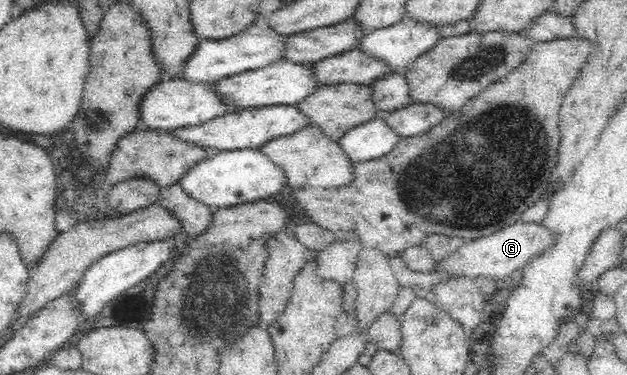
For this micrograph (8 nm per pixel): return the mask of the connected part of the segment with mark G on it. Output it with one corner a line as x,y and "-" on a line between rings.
518,221
488,236
464,243
455,253
452,253
443,263
435,264
432,272
438,270
453,272
462,276
487,276
495,281
509,279
514,270
523,270
525,266
544,251
555,245
557,232
546,228
541,222

